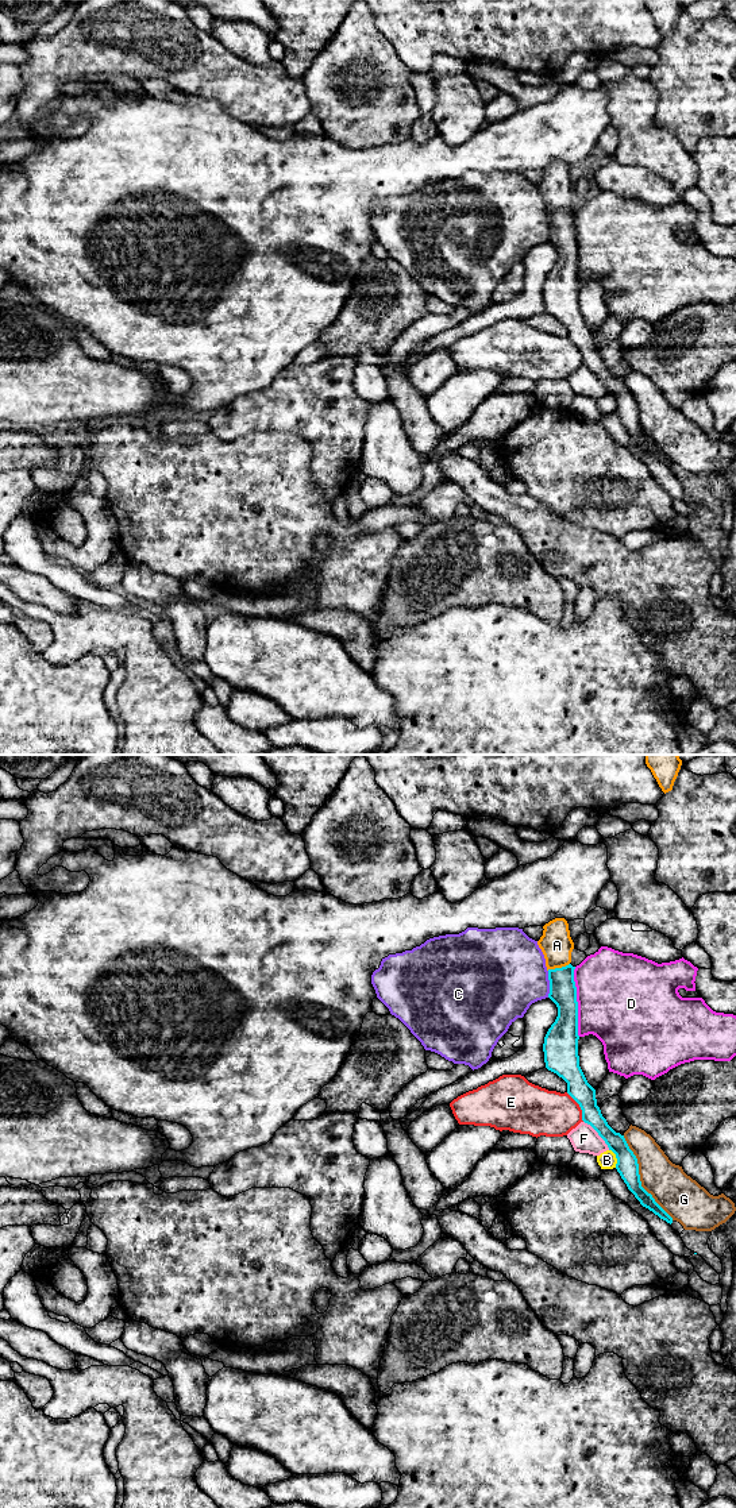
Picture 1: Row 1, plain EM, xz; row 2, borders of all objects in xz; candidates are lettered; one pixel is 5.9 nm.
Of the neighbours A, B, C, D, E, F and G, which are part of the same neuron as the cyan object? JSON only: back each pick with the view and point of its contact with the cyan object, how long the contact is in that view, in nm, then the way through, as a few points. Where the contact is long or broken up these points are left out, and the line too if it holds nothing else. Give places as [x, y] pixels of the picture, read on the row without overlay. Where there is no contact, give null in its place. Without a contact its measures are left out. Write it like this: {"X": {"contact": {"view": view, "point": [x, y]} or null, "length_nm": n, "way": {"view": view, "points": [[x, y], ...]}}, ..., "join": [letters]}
{"A": {"contact": {"view": "xz", "point": [558, 212]}, "length_nm": 140, "way": {"view": "xz", "points": [[562, 231], [558, 212], [557, 189]]}}, "join": ["A"]}

